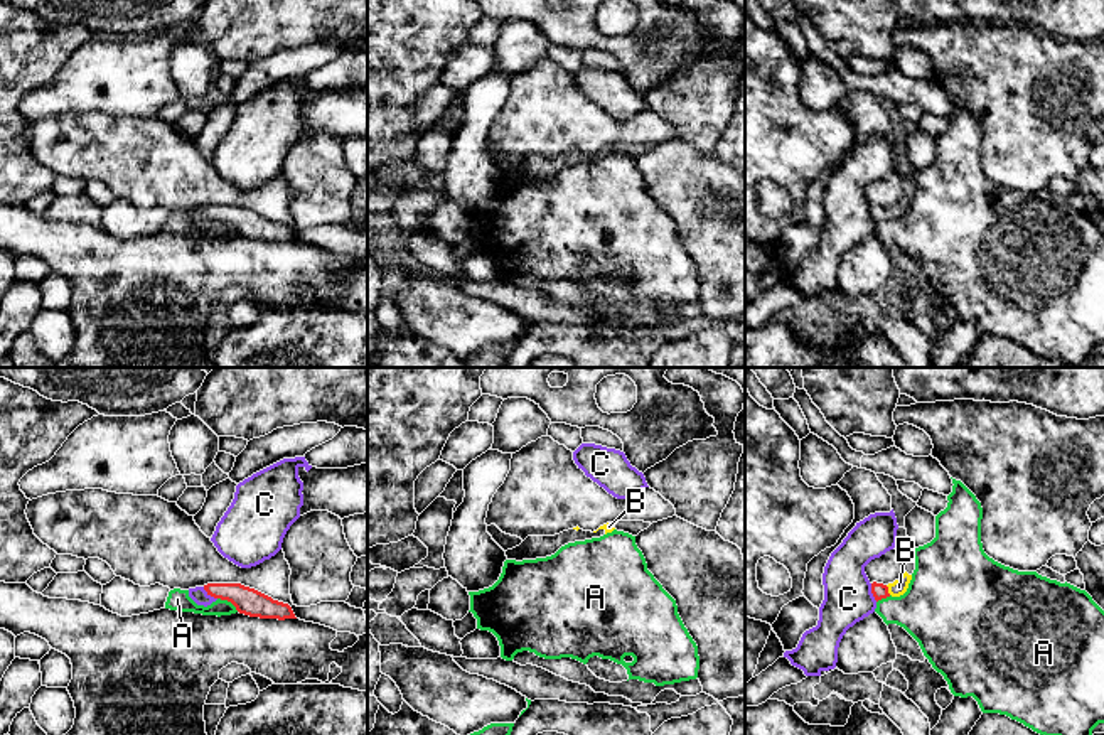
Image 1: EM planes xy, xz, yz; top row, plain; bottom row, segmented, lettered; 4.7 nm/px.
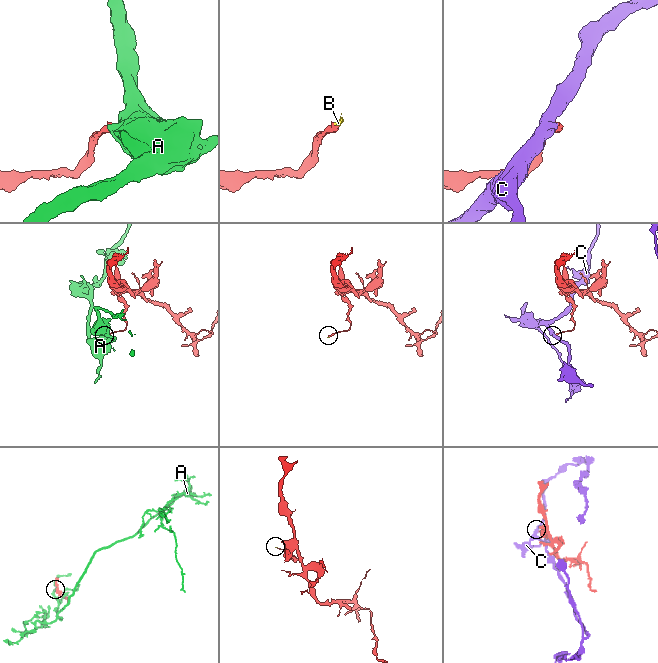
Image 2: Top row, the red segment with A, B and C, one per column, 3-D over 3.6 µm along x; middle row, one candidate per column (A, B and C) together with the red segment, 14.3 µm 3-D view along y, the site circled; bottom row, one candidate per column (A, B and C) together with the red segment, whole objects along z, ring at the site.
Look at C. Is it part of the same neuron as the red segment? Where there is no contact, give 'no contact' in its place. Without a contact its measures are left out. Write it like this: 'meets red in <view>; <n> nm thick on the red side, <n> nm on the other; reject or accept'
meets red in yz; 70 nm thick on the red side, 240 nm on the other; reject

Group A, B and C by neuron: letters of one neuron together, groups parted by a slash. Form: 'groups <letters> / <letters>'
groups A / B / C

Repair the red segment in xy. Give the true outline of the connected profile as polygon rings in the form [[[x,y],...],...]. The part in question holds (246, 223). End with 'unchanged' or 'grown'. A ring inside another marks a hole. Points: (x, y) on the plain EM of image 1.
[[[207,206],[207,217],[231,224],[239,236],[260,241],[297,241],[288,226],[273,223],[271,219],[244,209],[241,206]]]; unchanged

